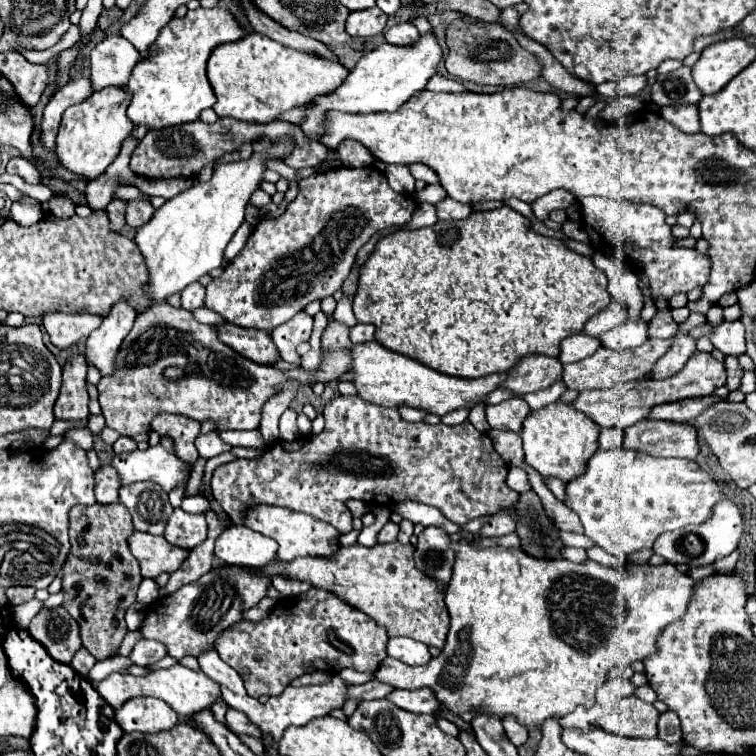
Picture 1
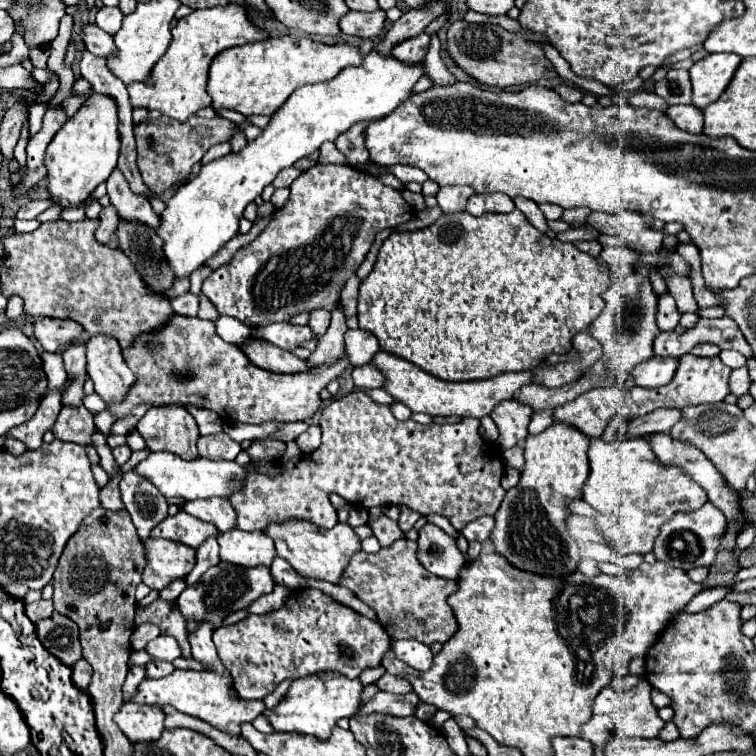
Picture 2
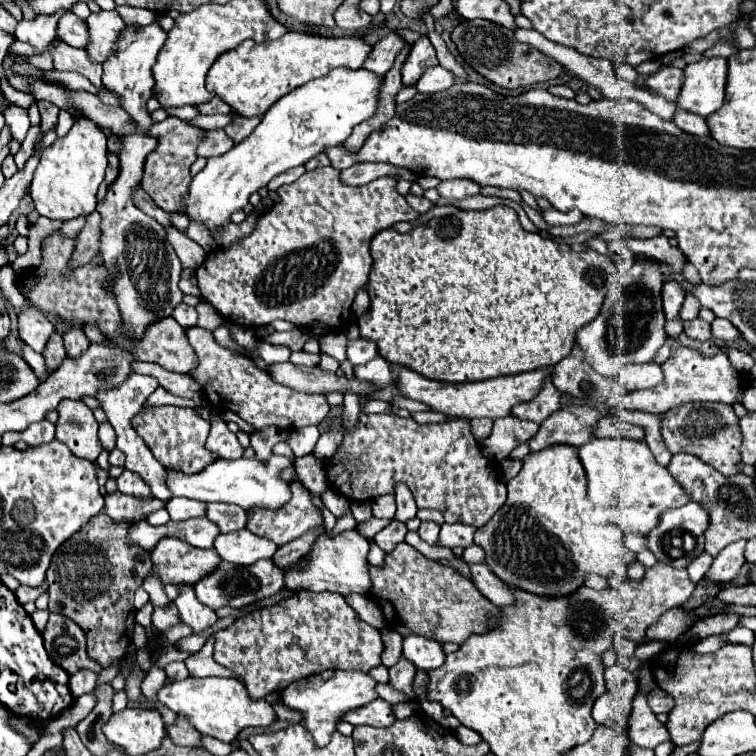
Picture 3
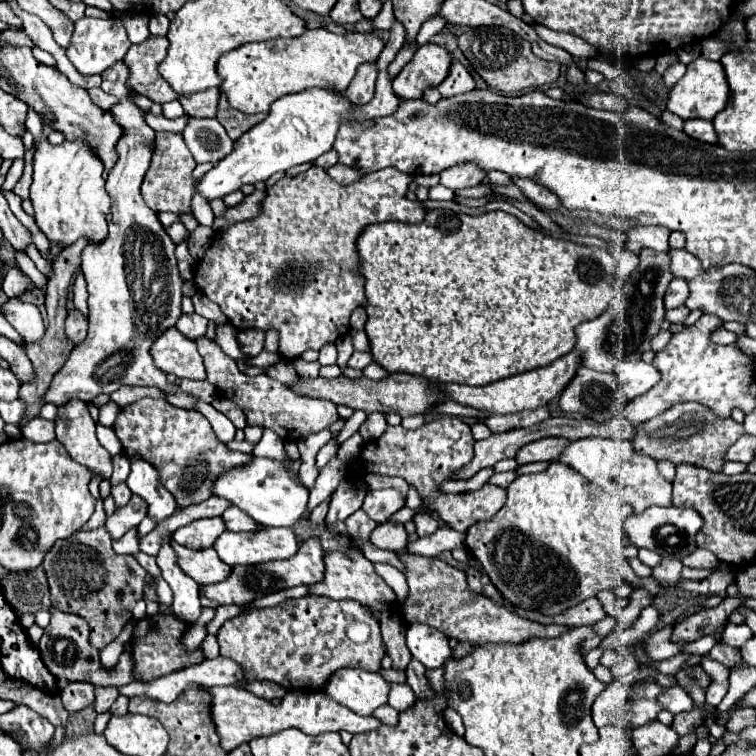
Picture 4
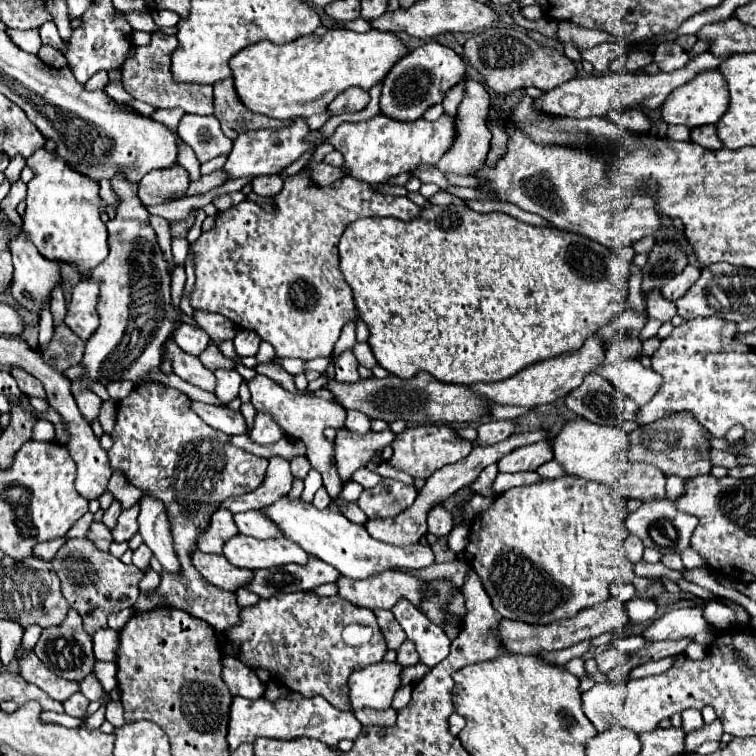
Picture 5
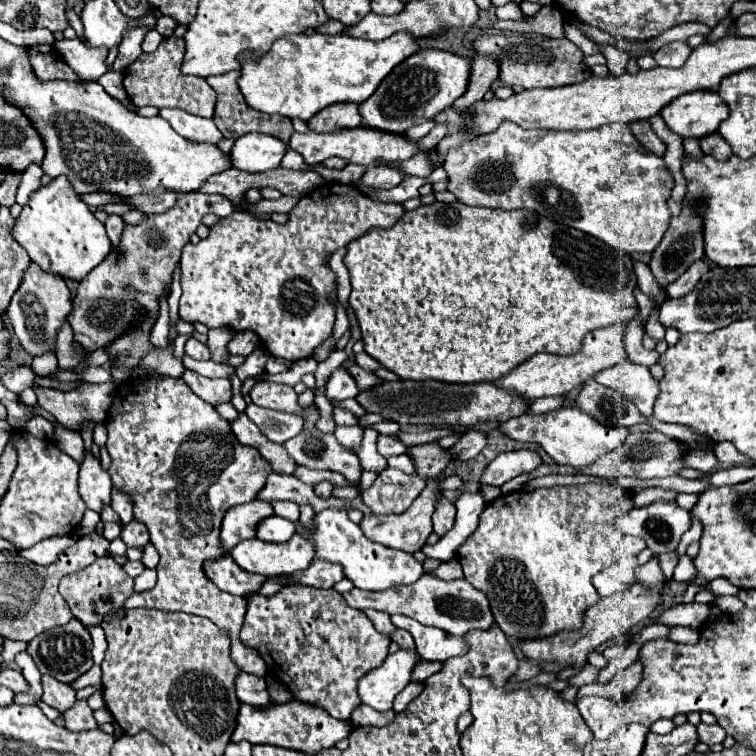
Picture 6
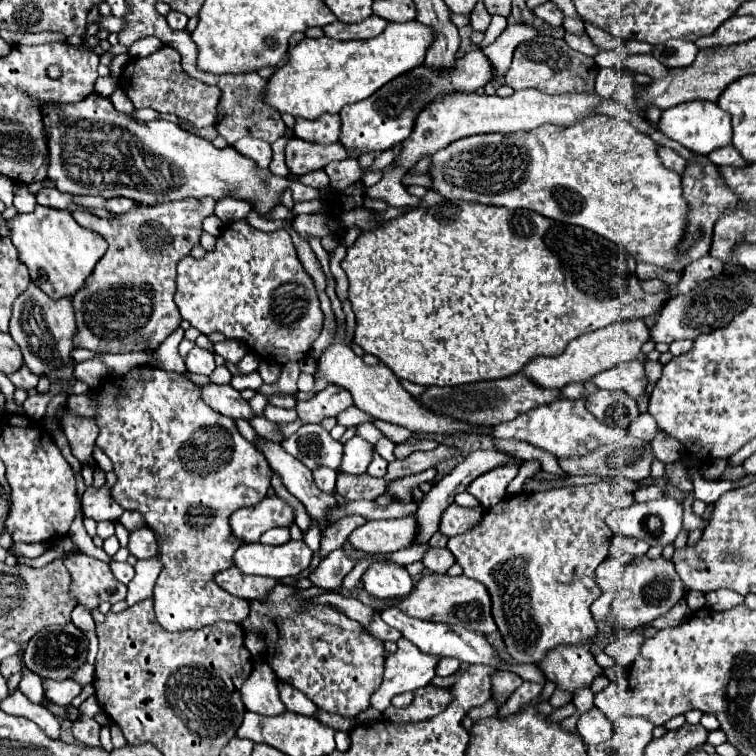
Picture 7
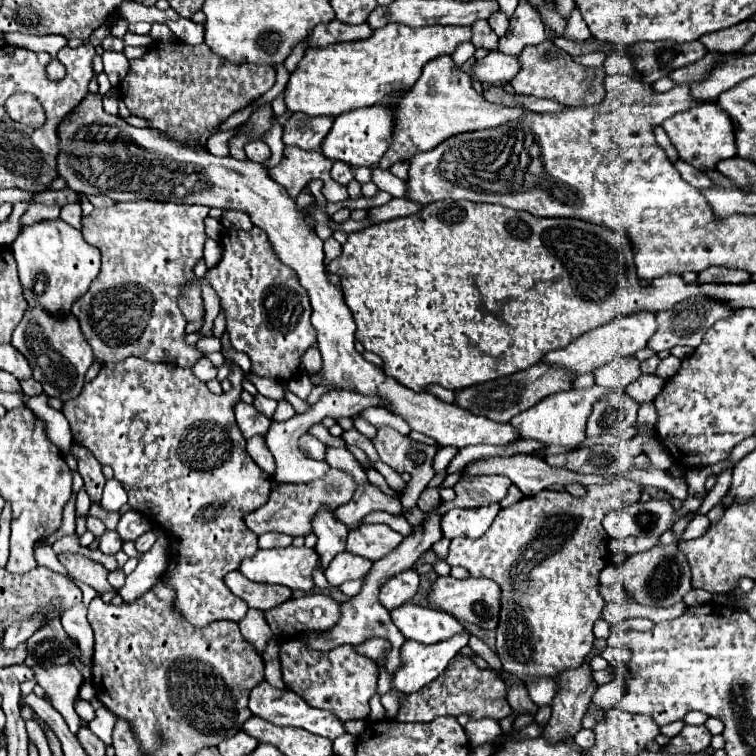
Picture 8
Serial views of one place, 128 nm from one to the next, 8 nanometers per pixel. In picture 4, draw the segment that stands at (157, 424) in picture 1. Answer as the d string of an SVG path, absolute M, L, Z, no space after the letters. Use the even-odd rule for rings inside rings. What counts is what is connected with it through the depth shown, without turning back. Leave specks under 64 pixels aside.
M142 398L124 406L114 422L114 432L120 438L124 452L140 452L162 474L162 484L174 494L178 506L188 502L204 502L210 498L210 482L214 474L246 462L250 454L228 450L214 434L210 422L196 410L170 406L166 400Z

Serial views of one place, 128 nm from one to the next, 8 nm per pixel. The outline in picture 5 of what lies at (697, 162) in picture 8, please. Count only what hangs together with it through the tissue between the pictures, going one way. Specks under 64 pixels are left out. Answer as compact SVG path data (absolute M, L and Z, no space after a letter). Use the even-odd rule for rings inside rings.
M702 70L702 74L696 74L690 82L670 92L670 98L666 98L662 106L662 118L666 124L684 124L688 128L694 128L702 124L716 124L720 116L726 112L726 108L728 108L728 84L722 78L720 70Z

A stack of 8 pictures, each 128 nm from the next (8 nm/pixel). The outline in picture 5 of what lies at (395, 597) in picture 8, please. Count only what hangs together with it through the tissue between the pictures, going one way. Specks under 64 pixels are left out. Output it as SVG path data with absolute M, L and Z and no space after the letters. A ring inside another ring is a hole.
M282 496L274 504L260 508L260 512L266 518L270 518L288 540L302 546L308 554L314 554L316 558L334 566L340 574L344 574L348 578L366 578L370 574L376 574L376 572L388 570L388 568L396 568L396 566L424 568L434 562L434 552L432 552L430 544L416 542L416 544L398 548L398 546L378 542L366 532L364 526L350 522L348 518L344 518L338 512L316 510L314 504L304 502L302 498L294 500L290 496Z

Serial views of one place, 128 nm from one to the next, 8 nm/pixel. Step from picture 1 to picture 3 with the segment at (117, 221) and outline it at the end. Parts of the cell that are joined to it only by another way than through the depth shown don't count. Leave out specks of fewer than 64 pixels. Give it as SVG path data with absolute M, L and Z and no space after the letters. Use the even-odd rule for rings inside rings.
M92 212L88 216L88 220L86 220L86 226L78 234L78 242L76 242L72 266L80 266L80 264L86 264L86 262L92 262L92 260L98 258L100 234L102 234L100 224L102 224L100 212Z

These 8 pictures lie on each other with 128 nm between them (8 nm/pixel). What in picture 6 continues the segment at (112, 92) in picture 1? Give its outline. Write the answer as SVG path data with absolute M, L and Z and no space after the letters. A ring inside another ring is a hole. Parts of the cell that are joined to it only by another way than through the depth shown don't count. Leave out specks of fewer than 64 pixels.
M56 176L50 184L32 192L22 214L16 218L14 238L42 270L72 280L82 280L112 250L104 224L90 212L90 206L80 198L66 176Z

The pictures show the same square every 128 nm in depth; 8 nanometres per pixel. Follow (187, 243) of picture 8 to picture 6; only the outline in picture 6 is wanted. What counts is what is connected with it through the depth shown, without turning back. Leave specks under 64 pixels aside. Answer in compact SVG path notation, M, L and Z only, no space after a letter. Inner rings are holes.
M196 192L180 196L176 206L164 214L148 214L144 224L128 224L126 234L122 234L122 250L126 250L126 258L122 258L122 262L110 262L110 258L106 258L106 262L101 262L78 284L78 292L72 300L72 314L68 314L74 340L78 340L84 350L98 350L126 332L130 328L128 320L141 322L142 308L158 310L158 298L172 282L172 270L180 260L182 246L190 240L190 234L196 232L202 216L206 212L230 216L234 210L236 206L232 206L232 202L222 194ZM126 286L130 286L130 290L126 290Z

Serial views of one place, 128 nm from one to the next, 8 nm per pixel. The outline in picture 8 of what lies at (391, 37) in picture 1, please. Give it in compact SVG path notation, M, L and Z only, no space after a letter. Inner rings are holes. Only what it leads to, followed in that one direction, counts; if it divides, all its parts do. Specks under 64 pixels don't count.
M490 52L482 60L476 60L472 66L474 80L488 84L504 84L510 82L518 72L518 62L514 56L506 56L502 52ZM394 90L390 94L386 94L386 98L382 98L382 102L368 106L368 108L356 108L350 112L340 114L334 120L334 126L330 130L330 134L324 138L322 142L322 152L330 158L330 160L342 160L348 162L350 166L358 168L358 166L376 166L380 162L380 158L384 156L384 152L390 148L392 144L392 136L394 136L394 118L396 118L396 102L406 94L408 90Z

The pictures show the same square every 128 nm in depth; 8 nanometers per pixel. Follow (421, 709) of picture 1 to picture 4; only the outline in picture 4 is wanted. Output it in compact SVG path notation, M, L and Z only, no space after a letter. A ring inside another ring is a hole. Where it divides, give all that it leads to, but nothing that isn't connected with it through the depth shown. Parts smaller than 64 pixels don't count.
M214 686L206 688L210 694L210 720L220 738L220 746L230 752L236 746L250 742L254 736L270 736L286 728L298 728L306 734L324 734L324 732L340 732L348 730L350 734L360 734L368 730L376 730L382 722L376 716L360 716L350 708L336 704L318 692L288 692L280 704L272 704L264 698L258 698L246 690L236 686Z

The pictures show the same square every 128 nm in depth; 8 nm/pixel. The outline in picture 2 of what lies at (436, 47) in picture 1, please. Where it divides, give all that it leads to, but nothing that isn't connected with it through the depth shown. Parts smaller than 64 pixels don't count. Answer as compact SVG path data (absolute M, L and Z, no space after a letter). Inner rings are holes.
M372 50L360 66L342 70L334 80L296 90L286 106L272 116L272 122L262 134L254 142L248 142L246 148L202 166L200 174L182 184L166 202L166 210L160 214L160 226L156 228L164 240L164 258L174 278L190 276L238 234L244 208L272 184L282 168L292 166L302 156L310 156L326 140L334 142L356 122L392 114L414 94L412 88L422 74L424 64L404 64L392 54Z

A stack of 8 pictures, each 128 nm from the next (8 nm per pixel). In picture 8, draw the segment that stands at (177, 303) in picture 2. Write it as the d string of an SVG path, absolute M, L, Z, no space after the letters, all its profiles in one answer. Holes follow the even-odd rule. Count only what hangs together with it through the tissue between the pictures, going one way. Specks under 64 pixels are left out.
M202 356L202 358L198 358L198 362L192 366L192 372L196 374L196 378L200 378L202 382L208 382L208 380L214 380L216 378L216 368L214 368L214 364L206 358L206 356Z

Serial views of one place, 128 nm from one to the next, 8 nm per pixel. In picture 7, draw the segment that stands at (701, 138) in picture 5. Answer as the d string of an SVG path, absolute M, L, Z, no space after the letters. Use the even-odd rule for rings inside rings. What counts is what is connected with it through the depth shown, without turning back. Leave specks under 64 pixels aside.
M722 146L718 150L712 150L708 158L716 166L734 166L734 168L746 166L746 160L740 158L740 154L738 154L738 150L734 146Z

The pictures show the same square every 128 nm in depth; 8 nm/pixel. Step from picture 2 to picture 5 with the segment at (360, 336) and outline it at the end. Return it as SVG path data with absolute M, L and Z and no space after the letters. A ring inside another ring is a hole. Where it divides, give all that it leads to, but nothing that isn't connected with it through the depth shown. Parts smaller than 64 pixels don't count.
M346 350L334 364L336 368L336 380L338 382L356 382L360 380L358 376L358 360L352 354L352 350Z

